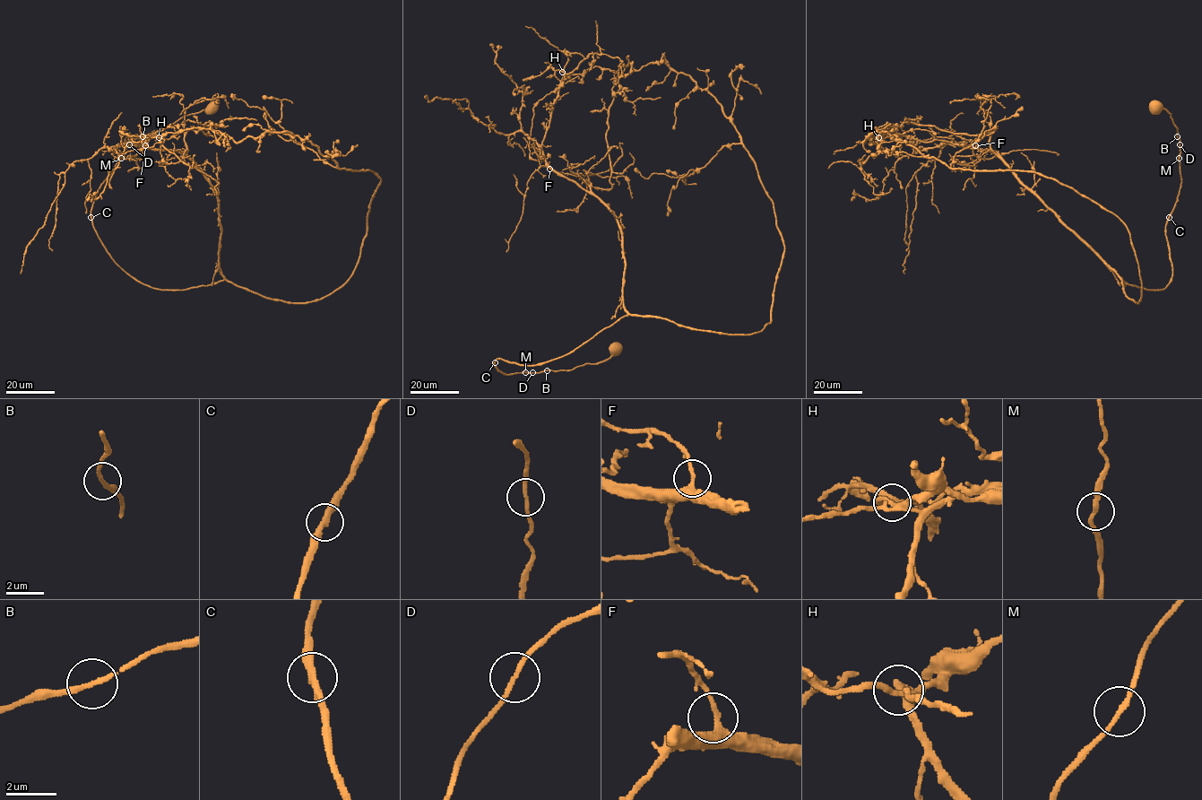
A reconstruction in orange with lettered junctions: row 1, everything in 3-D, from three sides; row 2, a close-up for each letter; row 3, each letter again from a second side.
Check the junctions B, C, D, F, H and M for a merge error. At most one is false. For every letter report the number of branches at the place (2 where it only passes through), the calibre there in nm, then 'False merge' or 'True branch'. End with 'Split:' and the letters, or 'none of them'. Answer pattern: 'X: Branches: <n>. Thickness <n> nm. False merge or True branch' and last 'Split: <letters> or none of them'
B: Branches: 2. Thickness 190 nm. True branch
C: Branches: 2. Thickness 320 nm. True branch
D: Branches: 2. Thickness 170 nm. True branch
F: Branches: 2. Thickness 320 nm. True branch
H: Branches: 3. Thickness 200 nm. True branch
M: Branches: 2. Thickness 200 nm. True branch
Split: none of them

